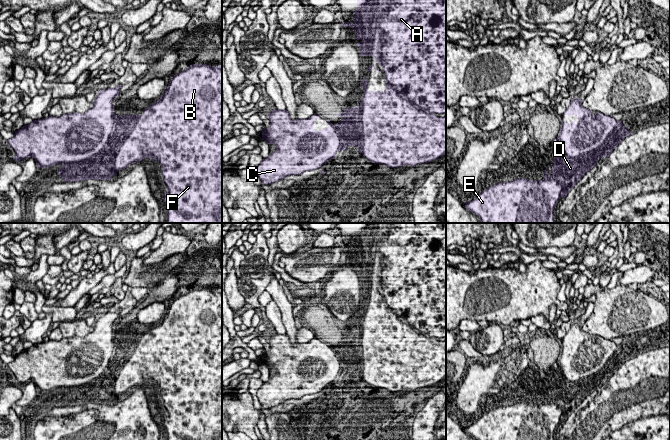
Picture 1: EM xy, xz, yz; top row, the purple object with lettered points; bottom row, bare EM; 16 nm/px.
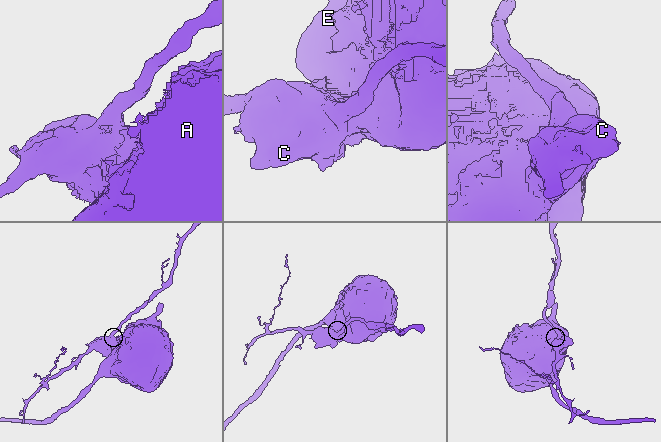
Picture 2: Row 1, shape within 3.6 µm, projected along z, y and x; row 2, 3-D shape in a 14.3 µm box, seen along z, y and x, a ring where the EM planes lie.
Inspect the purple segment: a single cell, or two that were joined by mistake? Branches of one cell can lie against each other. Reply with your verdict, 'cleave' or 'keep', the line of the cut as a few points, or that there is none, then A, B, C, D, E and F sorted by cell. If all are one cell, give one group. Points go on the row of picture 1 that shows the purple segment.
cleave | xy (115, 114), (97, 121), (65, 114), (69, 141), (57, 160) | A B D E F / C

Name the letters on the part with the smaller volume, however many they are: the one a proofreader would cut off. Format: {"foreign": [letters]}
{"foreign": ["C"]}

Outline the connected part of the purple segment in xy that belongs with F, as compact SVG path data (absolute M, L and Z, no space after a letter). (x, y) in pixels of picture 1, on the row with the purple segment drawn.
M191 64L186 70L180 72L179 74L172 77L169 85L166 88L165 93L160 97L160 99L149 107L145 108L141 115L110 115L109 117L101 118L98 122L92 121L89 115L63 115L63 120L70 121L70 131L65 134L66 139L69 138L70 142L64 144L63 150L58 152L58 161L61 163L61 169L57 171L59 179L63 178L64 182L77 182L86 181L89 179L93 180L110 180L113 176L116 176L117 172L125 169L132 163L141 162L145 158L151 159L153 162L159 161L161 164L161 174L164 178L164 182L167 187L167 191L164 193L164 202L167 207L167 223L222 223L222 64L219 66L211 66L206 64Z

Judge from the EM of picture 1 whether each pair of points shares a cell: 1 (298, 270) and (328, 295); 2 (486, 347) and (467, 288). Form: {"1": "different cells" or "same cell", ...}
{"1": "different cells", "2": "different cells"}

